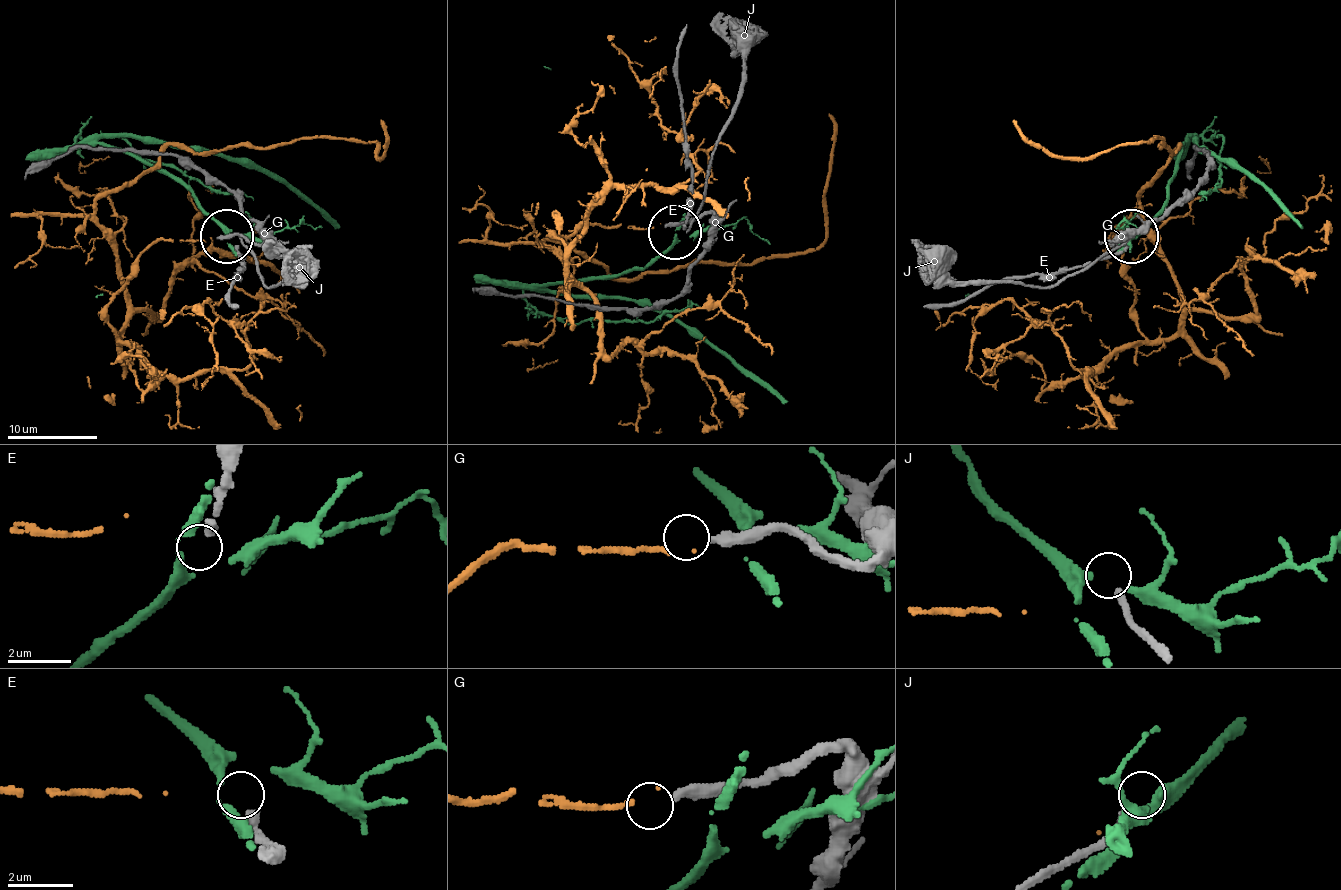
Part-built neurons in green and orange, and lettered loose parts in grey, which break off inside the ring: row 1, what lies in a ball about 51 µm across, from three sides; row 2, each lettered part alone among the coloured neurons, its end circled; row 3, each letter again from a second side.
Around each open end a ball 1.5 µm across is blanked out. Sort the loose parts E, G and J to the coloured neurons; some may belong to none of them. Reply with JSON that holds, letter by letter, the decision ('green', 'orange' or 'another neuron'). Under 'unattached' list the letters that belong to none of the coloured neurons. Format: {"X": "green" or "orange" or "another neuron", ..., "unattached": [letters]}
{"E": "another neuron", "G": "another neuron", "J": "another neuron", "unattached": ["E", "G", "J"]}

